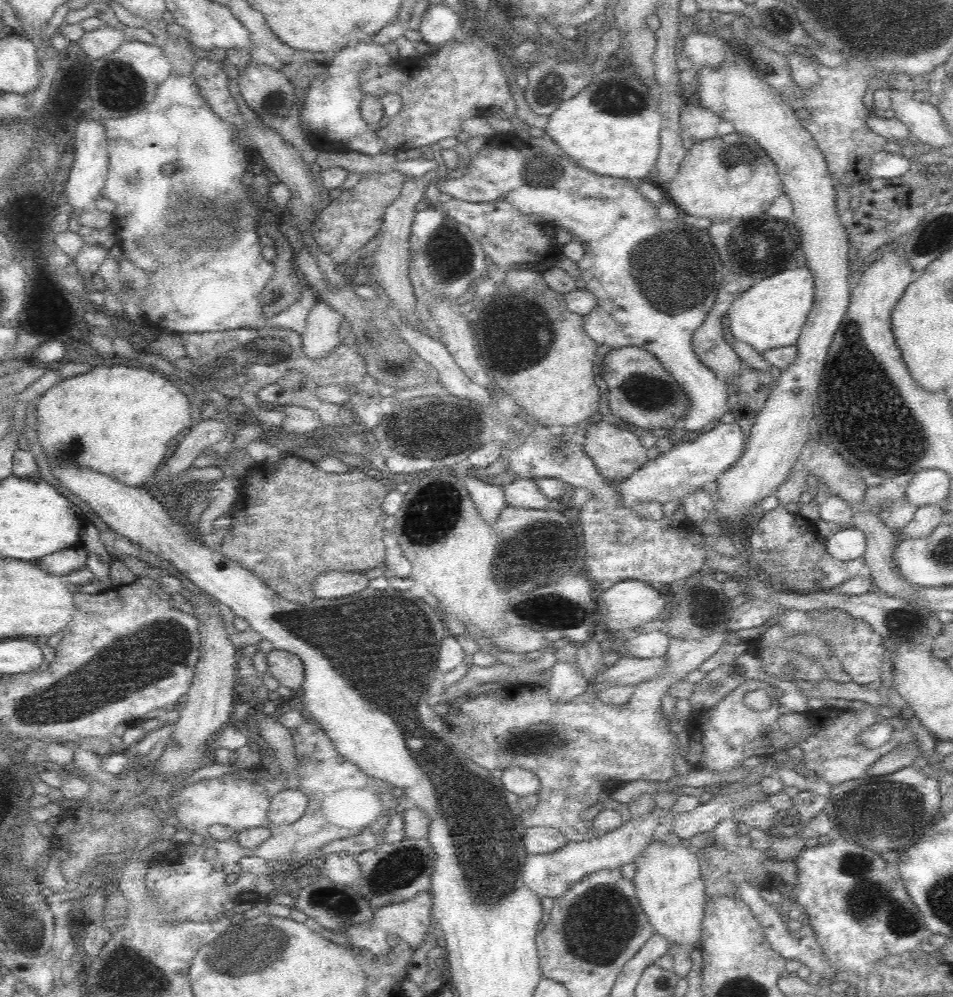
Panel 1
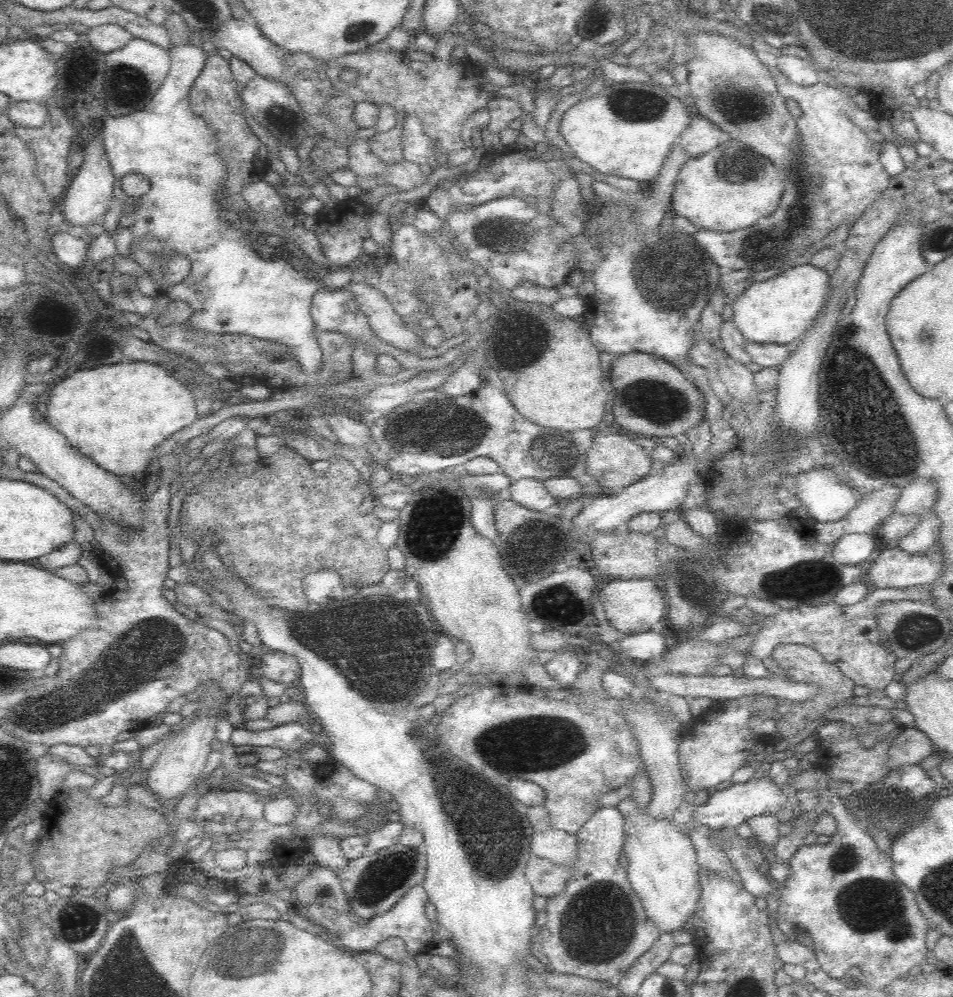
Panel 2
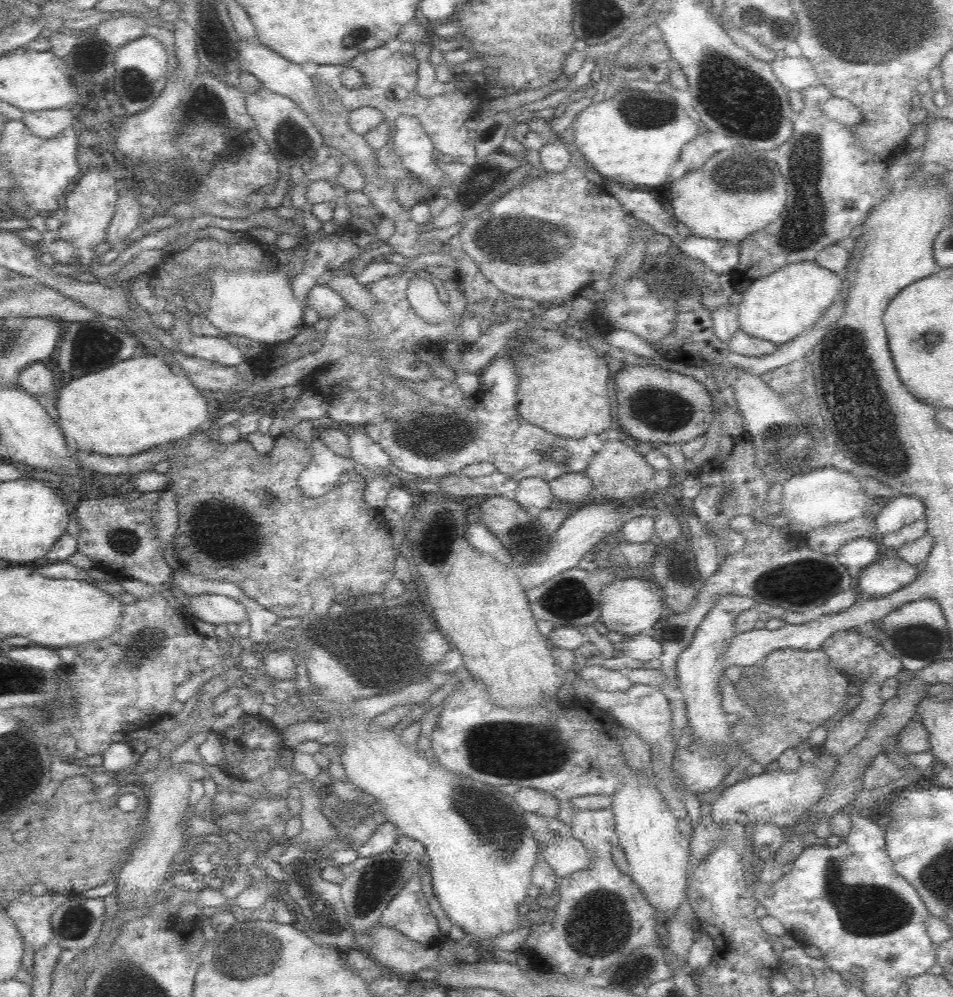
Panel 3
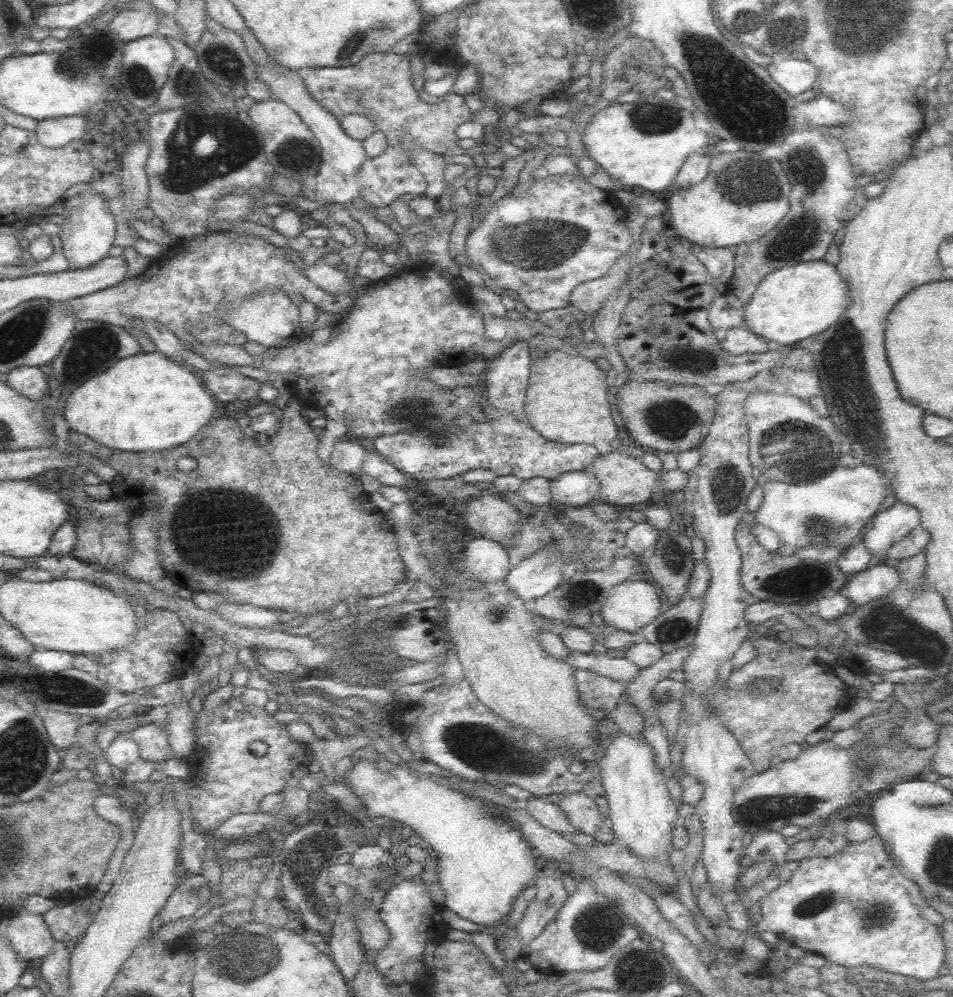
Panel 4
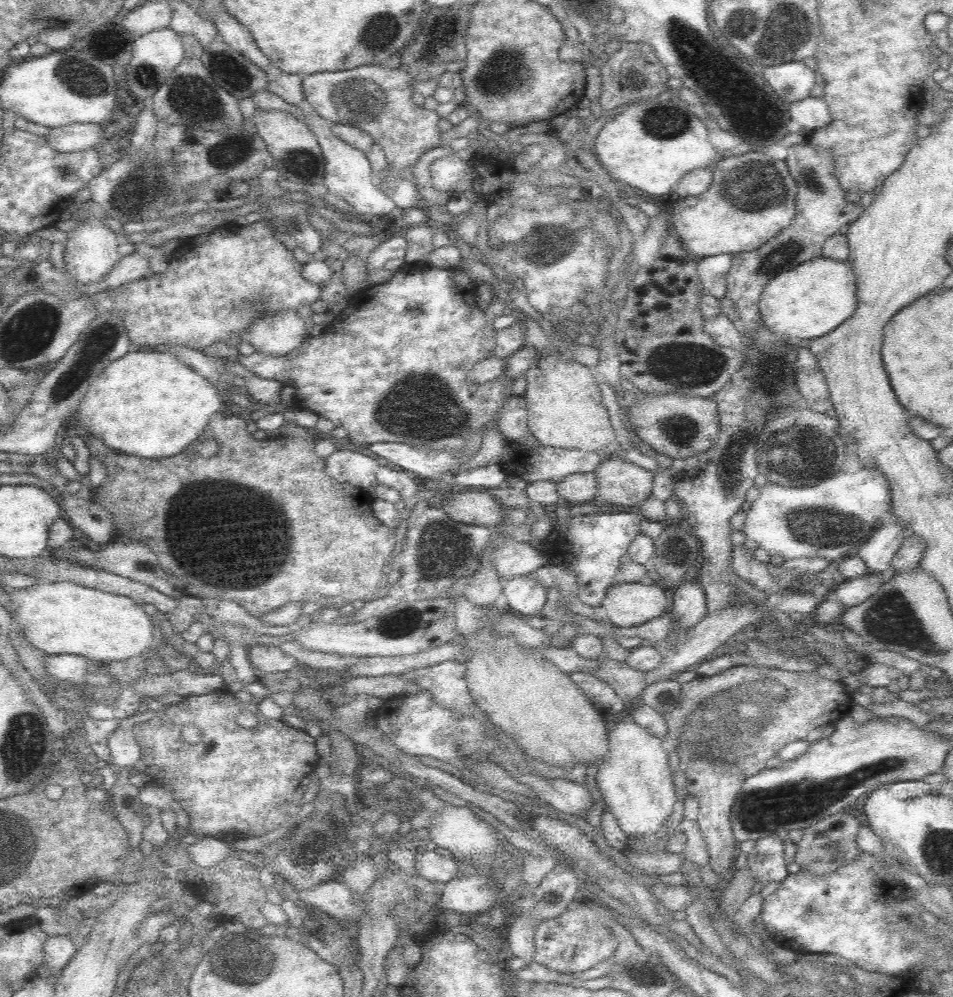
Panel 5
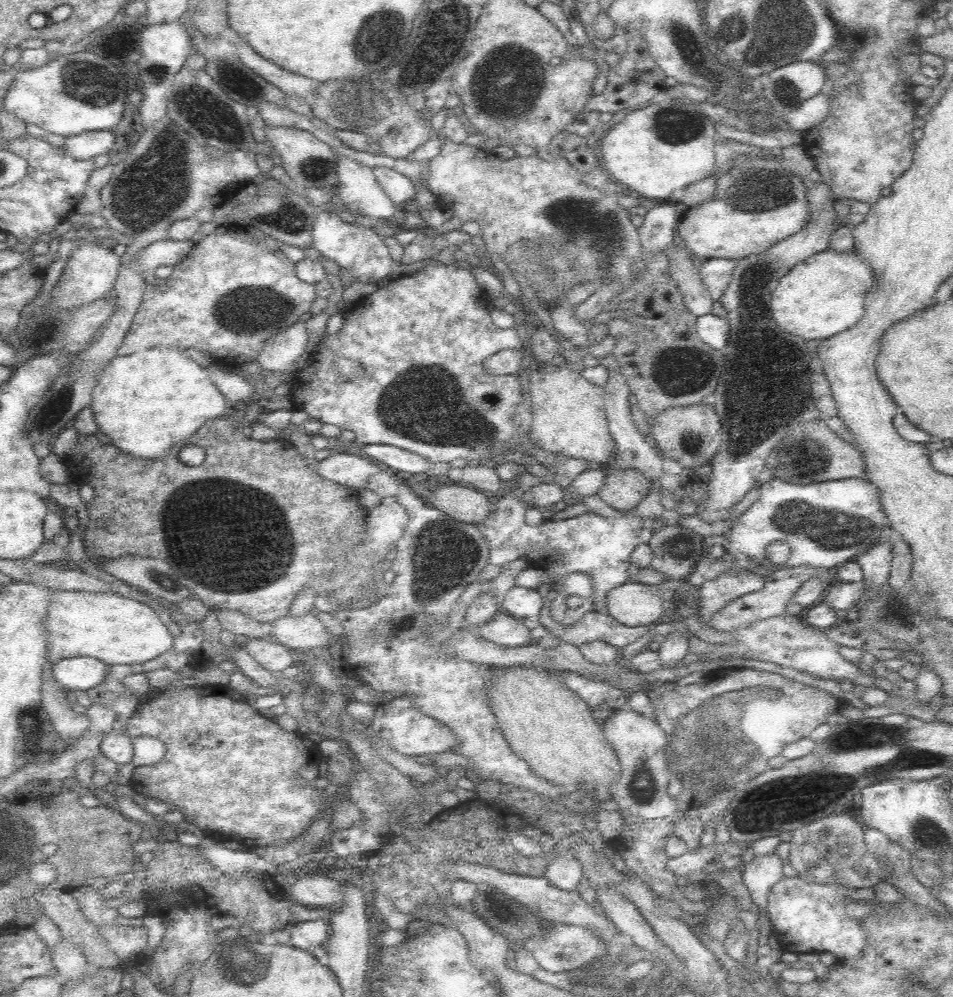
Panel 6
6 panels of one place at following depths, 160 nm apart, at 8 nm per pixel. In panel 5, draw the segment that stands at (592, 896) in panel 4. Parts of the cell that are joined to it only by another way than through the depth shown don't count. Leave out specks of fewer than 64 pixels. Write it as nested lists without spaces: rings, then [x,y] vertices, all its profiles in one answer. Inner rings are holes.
[[[574,898],[566,910],[554,920],[557,922],[556,928],[536,929],[533,962],[538,962],[558,972],[564,972],[564,974],[576,974],[576,972],[584,972],[596,966],[599,962],[612,959],[614,956],[618,939],[614,934],[613,926],[619,921],[619,917],[617,912],[604,904],[594,903],[592,898]]]

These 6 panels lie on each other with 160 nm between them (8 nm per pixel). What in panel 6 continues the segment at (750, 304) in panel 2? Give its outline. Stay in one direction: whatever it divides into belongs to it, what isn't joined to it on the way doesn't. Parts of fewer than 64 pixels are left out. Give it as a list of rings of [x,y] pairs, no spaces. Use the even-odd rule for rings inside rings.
[[[828,249],[782,276],[771,294],[771,315],[782,330],[818,342],[854,326],[862,318],[866,294],[872,288],[874,273],[862,257]]]

